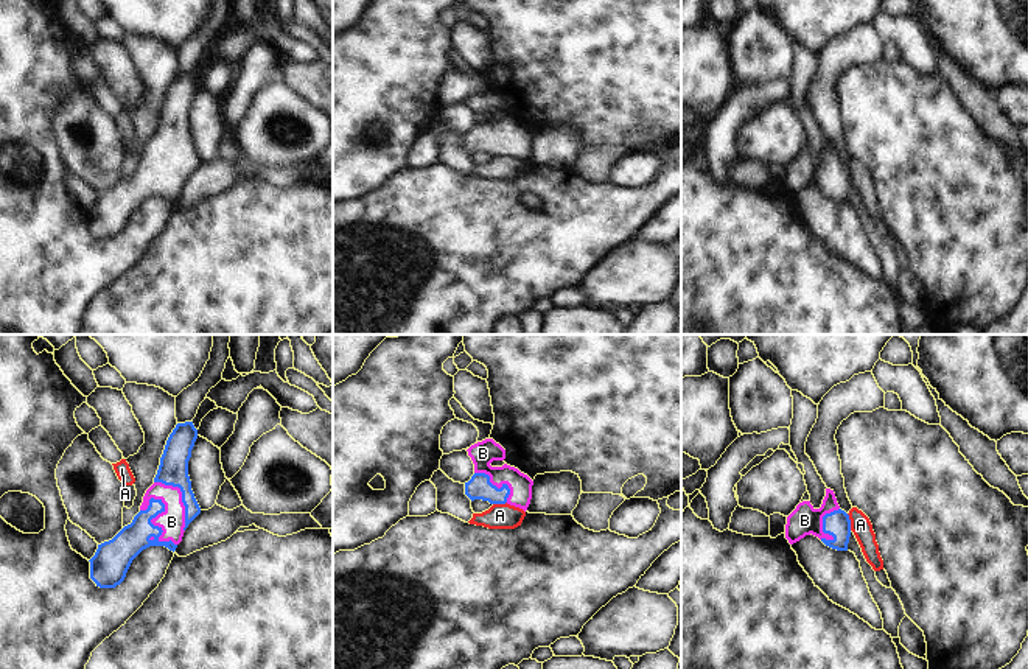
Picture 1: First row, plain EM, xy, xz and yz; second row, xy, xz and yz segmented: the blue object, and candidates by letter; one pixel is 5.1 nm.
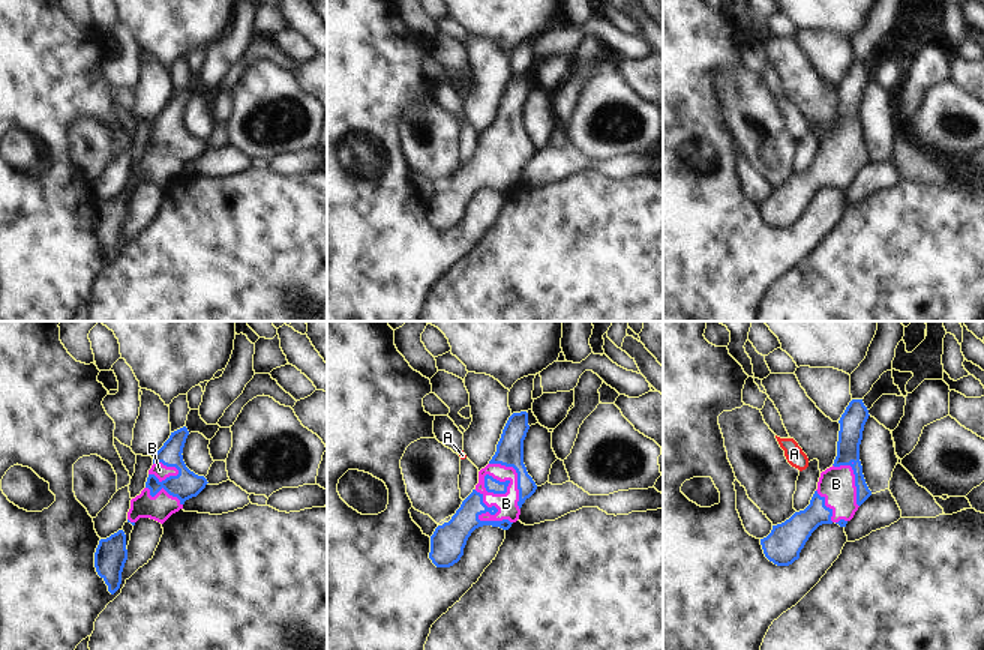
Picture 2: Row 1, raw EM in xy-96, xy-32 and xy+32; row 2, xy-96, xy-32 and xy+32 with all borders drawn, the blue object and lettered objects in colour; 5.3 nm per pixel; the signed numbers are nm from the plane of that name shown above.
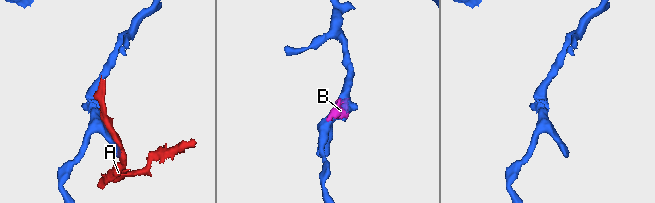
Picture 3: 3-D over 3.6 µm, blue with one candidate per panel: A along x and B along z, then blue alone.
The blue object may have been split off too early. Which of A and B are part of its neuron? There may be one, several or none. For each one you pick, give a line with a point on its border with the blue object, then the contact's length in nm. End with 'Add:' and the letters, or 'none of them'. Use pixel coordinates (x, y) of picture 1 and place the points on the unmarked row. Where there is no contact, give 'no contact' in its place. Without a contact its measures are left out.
B: xy (153, 176) | 280 nm
Add: B

